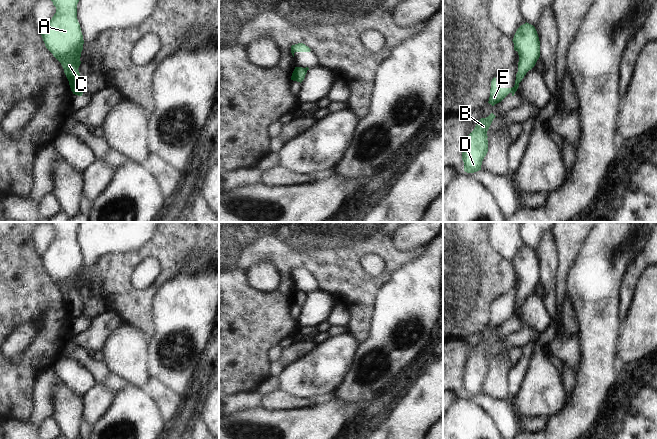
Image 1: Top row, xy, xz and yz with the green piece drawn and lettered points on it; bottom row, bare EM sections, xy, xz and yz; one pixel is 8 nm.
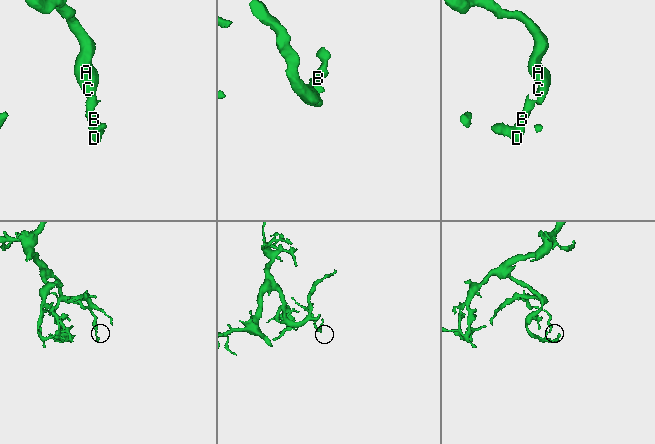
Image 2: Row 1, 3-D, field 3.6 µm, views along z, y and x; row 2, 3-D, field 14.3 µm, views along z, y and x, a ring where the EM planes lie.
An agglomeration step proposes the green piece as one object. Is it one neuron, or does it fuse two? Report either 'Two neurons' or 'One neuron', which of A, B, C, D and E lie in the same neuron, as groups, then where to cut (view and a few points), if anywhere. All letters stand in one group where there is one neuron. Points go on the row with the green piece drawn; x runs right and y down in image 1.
Two neurons. Groups: A C / B D E. Split along yz (513, 87), (514, 93)

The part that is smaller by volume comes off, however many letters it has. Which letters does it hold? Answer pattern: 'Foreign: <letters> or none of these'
Foreign: B, D, E

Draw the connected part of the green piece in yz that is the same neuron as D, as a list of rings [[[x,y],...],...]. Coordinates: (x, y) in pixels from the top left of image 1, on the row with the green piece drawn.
[[[491,113],[478,120],[474,130],[467,136],[462,148],[465,172],[474,173],[481,170],[482,161],[488,152],[487,131],[495,117]]]

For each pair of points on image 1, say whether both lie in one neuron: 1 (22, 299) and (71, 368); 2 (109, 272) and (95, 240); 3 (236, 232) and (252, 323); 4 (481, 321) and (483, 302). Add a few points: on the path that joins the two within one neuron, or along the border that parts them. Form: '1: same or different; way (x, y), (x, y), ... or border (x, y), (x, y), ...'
1: different; border (61, 357), (52, 367)
2: different; border (125, 253), (102, 255), (94, 265), (91, 277)
3: same; way (234, 255), (234, 289), (239, 300)
4: same; way (481, 316), (483, 307)

